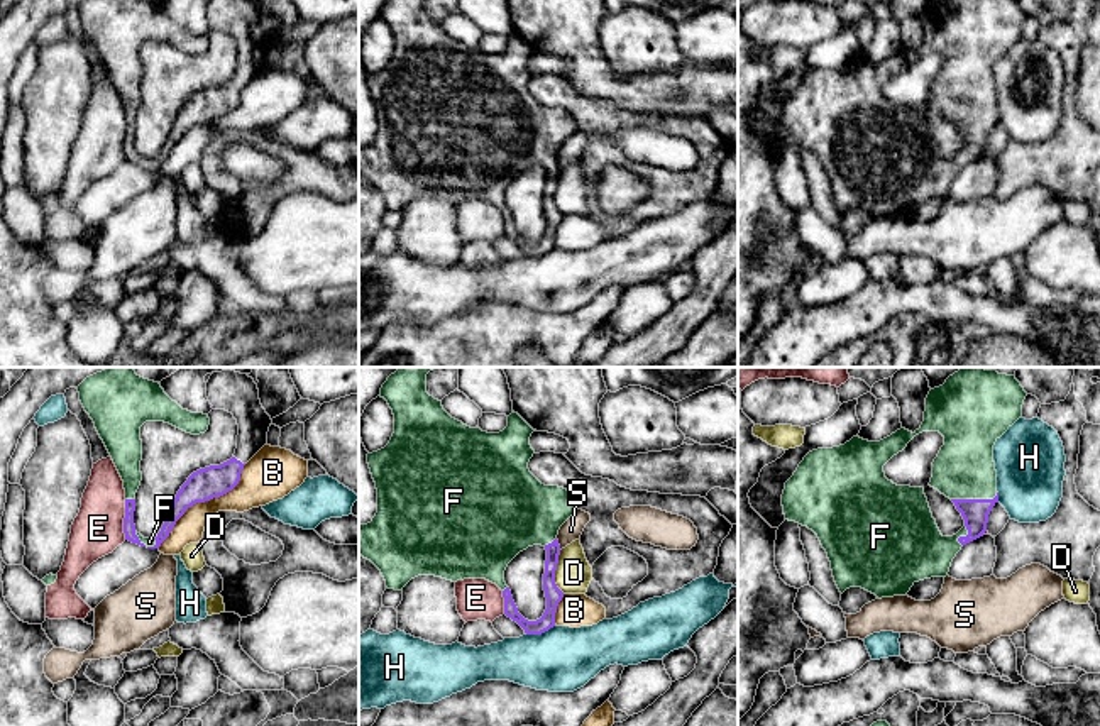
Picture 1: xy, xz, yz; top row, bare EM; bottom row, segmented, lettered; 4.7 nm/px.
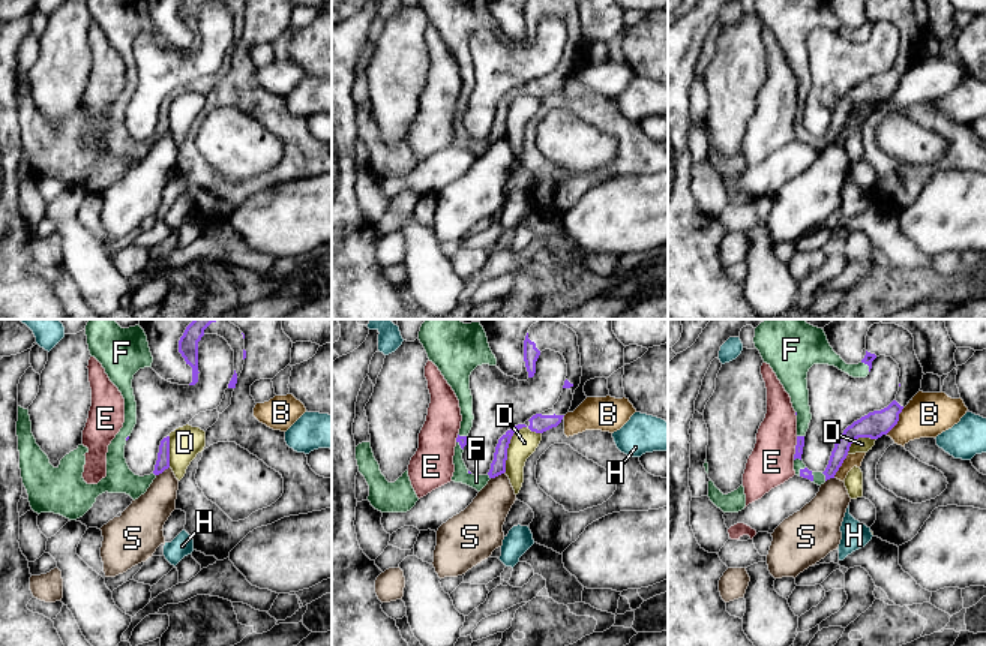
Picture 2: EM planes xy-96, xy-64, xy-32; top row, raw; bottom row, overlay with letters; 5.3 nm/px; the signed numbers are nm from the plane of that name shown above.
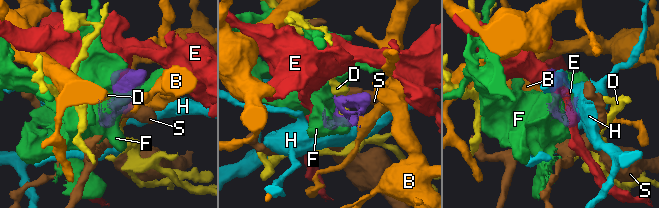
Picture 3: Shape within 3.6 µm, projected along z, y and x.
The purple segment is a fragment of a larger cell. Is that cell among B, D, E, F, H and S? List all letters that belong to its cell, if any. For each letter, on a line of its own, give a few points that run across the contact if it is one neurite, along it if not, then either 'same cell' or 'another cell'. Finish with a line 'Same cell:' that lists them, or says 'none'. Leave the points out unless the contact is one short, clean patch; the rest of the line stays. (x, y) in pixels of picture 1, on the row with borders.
B: another cell
D: another cell
E: line xy (126, 500), (124, 538); another cell
F: same cell
H: another cell
S: line xz (555, 538), (560, 549); another cell
Same cell: F

